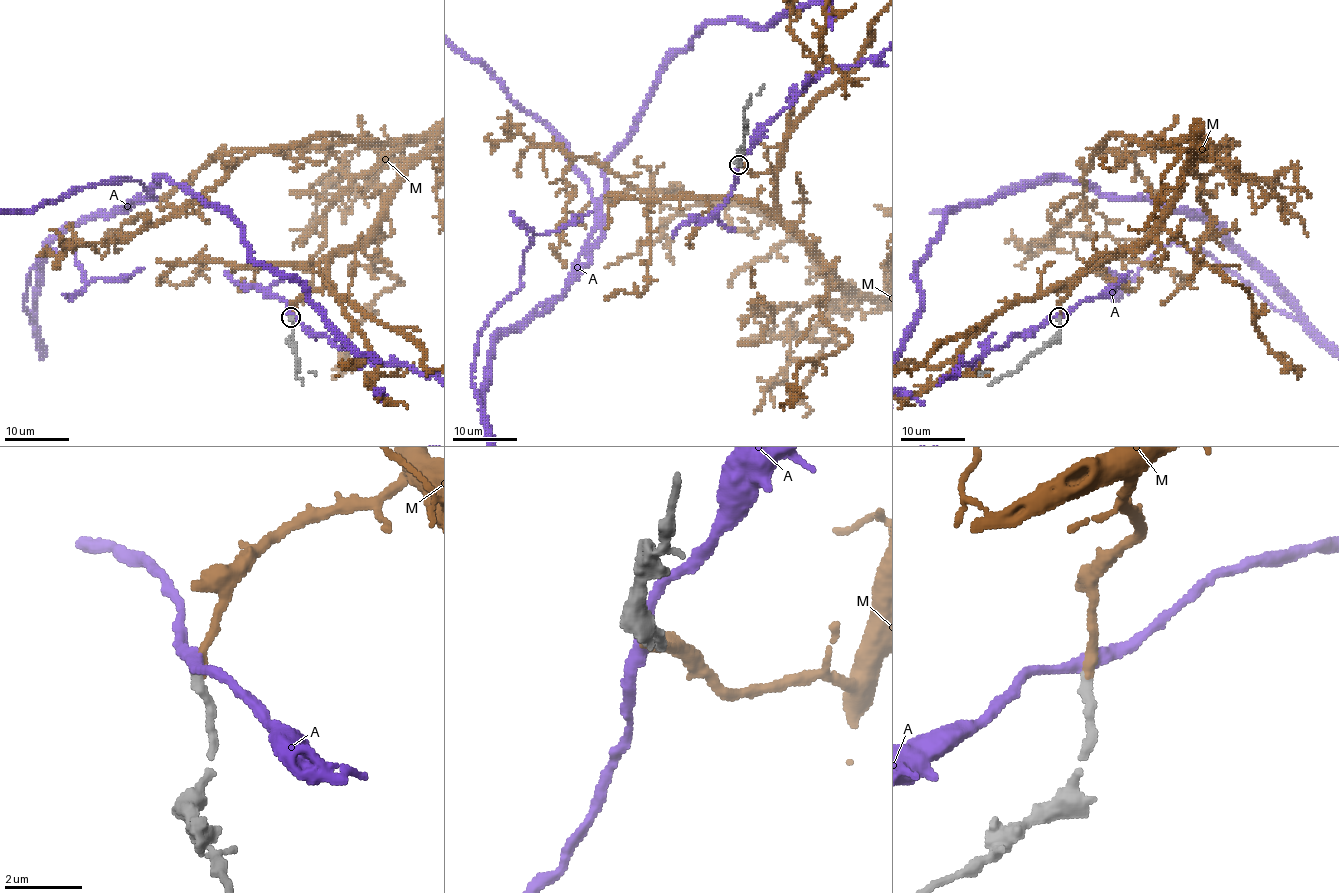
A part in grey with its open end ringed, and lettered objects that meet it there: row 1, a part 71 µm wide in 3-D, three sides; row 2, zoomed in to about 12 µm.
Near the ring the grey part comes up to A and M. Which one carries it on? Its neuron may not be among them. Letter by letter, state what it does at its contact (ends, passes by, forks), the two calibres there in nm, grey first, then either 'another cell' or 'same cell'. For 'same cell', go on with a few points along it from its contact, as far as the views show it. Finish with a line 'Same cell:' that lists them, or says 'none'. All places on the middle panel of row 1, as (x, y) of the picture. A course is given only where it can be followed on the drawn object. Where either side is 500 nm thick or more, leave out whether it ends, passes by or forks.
A: it passes by; calibres 240 and 320 nm; another cell
M: it ends; calibres 280 and 240 nm; same cell
Same cell: M

